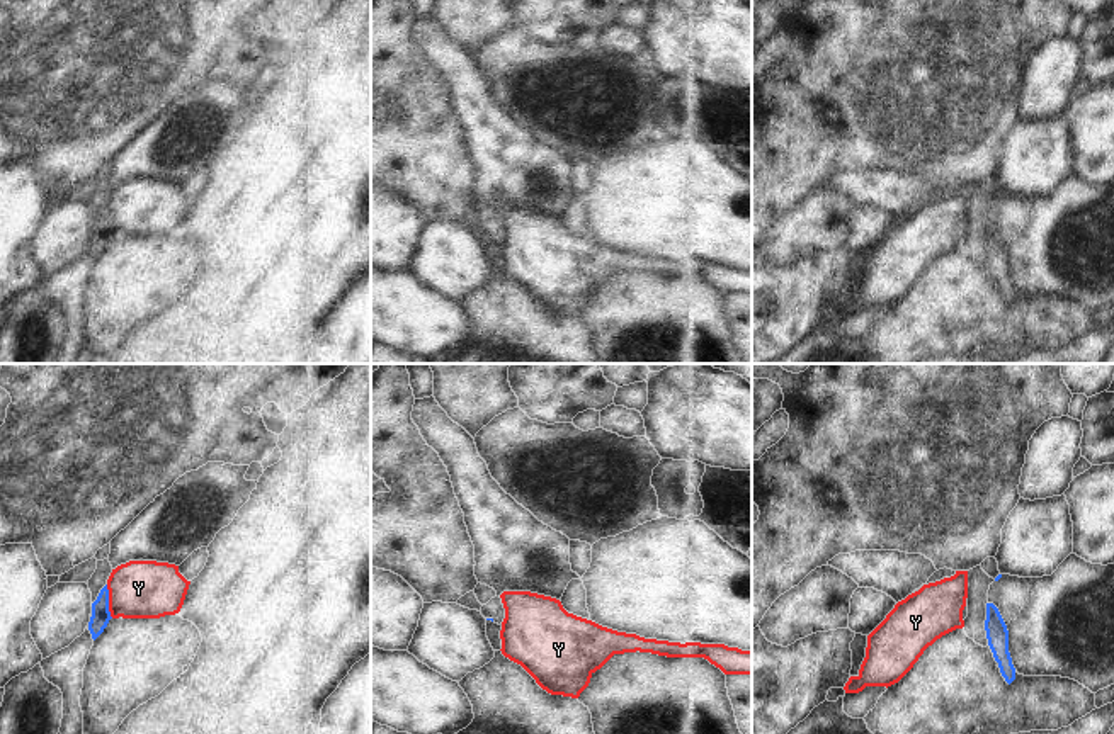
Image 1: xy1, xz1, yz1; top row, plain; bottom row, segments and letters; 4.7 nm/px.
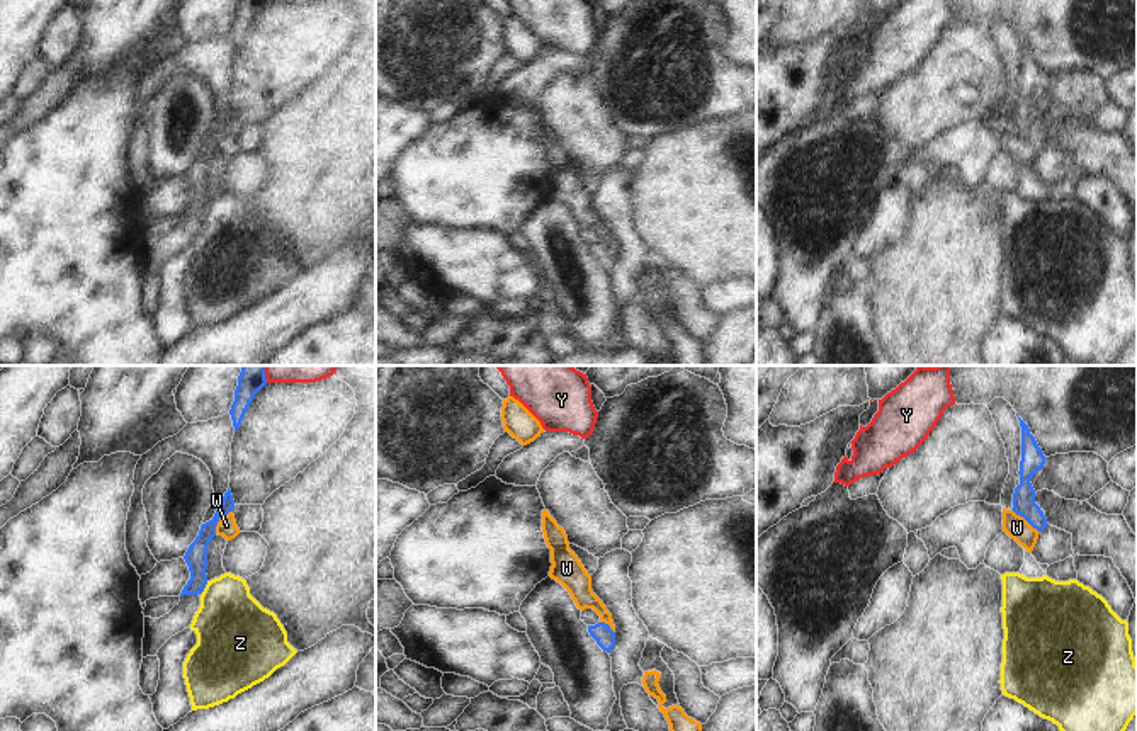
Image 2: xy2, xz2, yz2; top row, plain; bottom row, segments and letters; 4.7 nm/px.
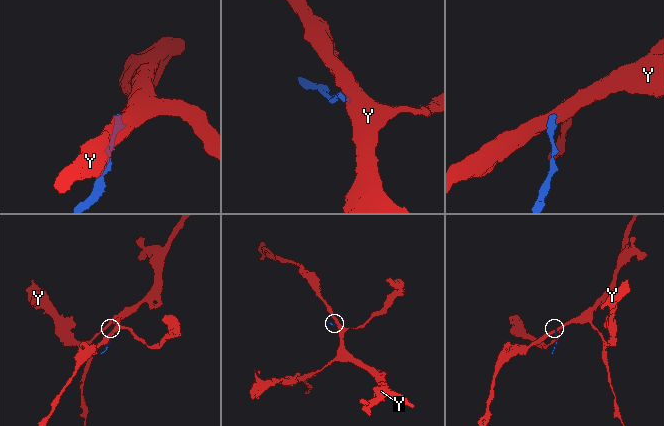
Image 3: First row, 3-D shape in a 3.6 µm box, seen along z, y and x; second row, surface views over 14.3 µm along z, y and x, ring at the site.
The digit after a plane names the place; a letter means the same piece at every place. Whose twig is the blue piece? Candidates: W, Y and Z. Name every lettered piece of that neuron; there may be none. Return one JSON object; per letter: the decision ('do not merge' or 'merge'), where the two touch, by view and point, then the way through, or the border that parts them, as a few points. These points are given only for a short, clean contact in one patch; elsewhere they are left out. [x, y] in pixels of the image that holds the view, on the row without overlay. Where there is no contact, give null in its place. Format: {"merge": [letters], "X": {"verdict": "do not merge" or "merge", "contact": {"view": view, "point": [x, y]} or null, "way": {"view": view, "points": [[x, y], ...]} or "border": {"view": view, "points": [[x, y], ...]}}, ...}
{"merge": [], "W": {"verdict": "do not merge", "contact": {"view": "yz2", "point": [1025, 138]}, "border": {"view": "yz2", "points": [[1012, 128], [1039, 152]]}}, "Y": {"verdict": "do not merge", "contact": {"view": "xy1", "point": [107, 221]}, "border": {"view": "xy1", "points": [[106, 204], [113, 237]]}}, "Z": {"verdict": "do not merge", "contact": {"view": "xy2", "point": [204, 206]}, "border": {"view": "xy2", "points": [[208, 201], [201, 211]]}}}

